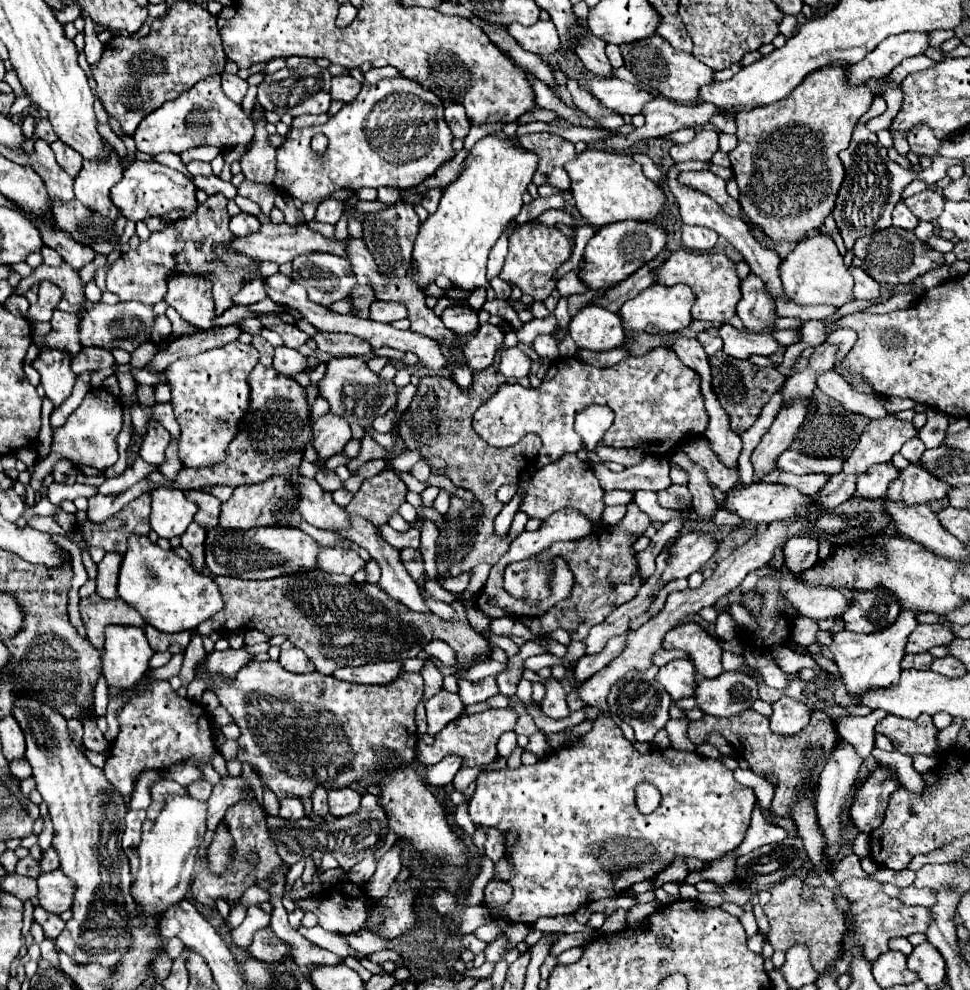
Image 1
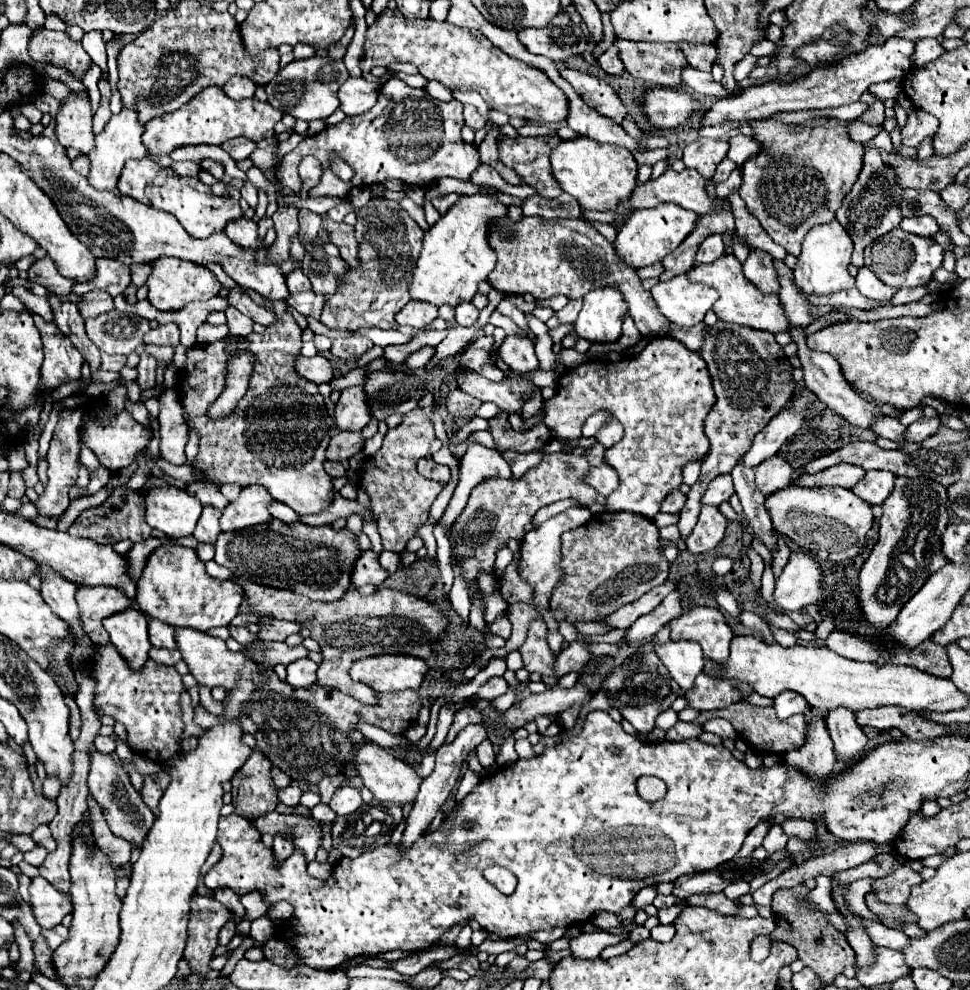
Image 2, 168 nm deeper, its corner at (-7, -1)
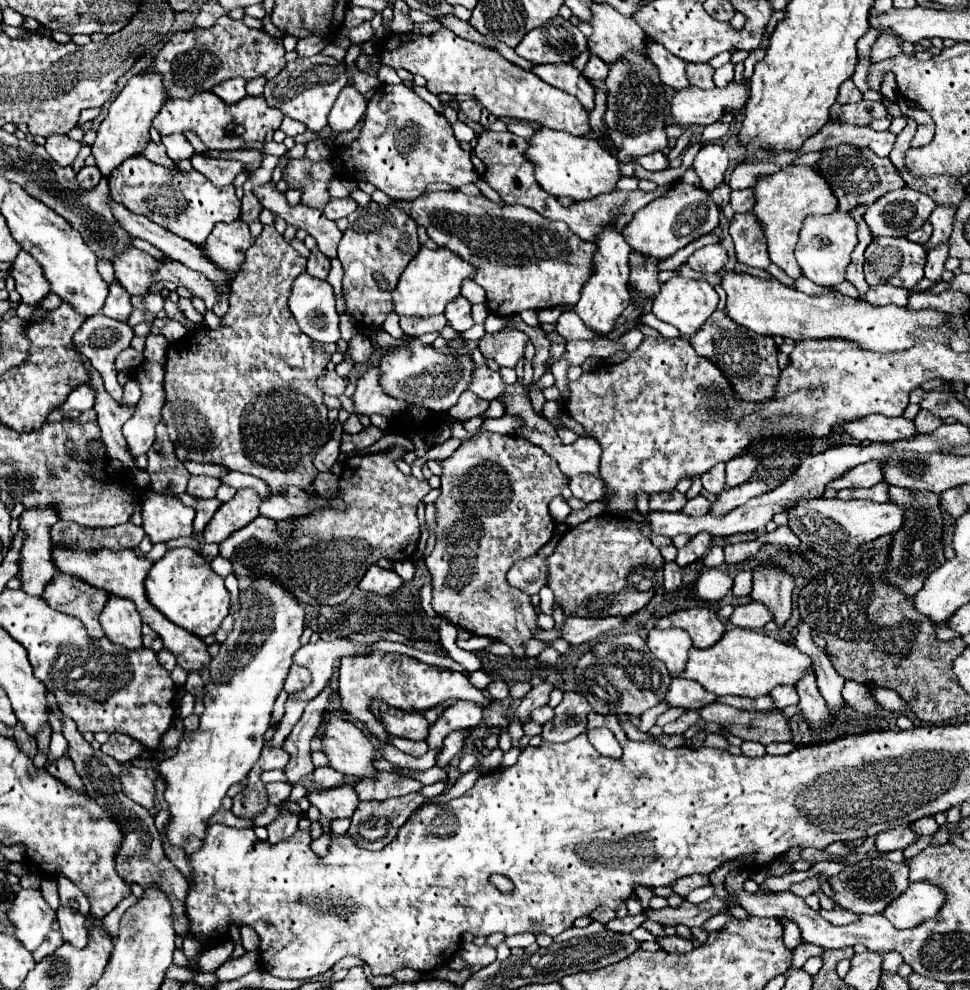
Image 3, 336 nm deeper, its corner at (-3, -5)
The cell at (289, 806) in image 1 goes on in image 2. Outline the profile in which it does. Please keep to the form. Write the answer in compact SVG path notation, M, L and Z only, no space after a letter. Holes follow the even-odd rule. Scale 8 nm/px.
M288 785L286 789L280 789L278 791L278 799L288 805L288 807L296 807L300 803L300 787L298 785Z

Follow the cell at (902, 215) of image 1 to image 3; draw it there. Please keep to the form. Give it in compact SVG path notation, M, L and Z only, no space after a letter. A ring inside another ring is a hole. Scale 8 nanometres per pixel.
M924 223L920 229L912 231L912 233L908 235L908 239L914 241L914 243L920 243L920 245L926 245L928 239L930 239L930 235L932 235L932 227L930 227L930 223Z

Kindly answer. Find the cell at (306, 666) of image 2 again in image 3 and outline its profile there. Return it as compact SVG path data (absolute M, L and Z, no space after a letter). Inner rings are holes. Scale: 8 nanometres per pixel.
M292 665L292 667L290 667L290 673L288 673L288 677L286 677L284 689L286 689L288 693L296 693L296 691L306 689L306 687L310 685L310 681L312 681L310 671L306 671L306 669L300 667L300 665Z

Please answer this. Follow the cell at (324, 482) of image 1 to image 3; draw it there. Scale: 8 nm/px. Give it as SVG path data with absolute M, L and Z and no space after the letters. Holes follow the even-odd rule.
M330 439L314 457L314 467L318 471L332 471L332 467L336 465L340 455L340 441L338 439Z

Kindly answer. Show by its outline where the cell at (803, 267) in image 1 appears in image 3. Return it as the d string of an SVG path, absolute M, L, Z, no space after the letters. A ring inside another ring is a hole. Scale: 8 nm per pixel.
M834 211L830 215L814 215L806 217L804 227L800 231L800 239L796 245L796 261L802 267L802 275L818 285L836 287L844 281L846 267L850 263L850 255L856 247L856 223L844 211Z

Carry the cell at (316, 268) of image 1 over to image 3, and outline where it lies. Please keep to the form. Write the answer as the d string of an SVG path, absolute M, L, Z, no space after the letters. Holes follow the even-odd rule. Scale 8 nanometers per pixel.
M312 253L312 255L308 257L308 269L306 269L308 275L312 275L312 277L316 277L316 279L320 279L320 281L326 281L328 271L330 271L330 261L328 261L326 255L322 255L322 253Z

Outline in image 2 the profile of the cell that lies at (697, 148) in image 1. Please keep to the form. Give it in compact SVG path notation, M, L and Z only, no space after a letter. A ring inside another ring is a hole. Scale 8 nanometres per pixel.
M698 137L694 143L690 143L684 149L682 161L686 163L688 169L700 171L704 179L712 179L718 163L726 157L726 153L728 153L728 143L726 141Z

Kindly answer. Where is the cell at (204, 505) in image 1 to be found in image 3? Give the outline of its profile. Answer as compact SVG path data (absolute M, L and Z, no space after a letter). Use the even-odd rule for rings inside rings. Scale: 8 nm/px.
M192 475L186 487L186 493L196 499L212 499L216 497L220 481L216 477L204 477L204 475Z

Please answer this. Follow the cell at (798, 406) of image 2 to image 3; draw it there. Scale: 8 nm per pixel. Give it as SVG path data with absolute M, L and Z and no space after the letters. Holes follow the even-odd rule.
M742 451L738 457L726 461L726 483L728 487L736 487L742 485L746 481L750 481L752 473L756 471L758 463L762 461L760 455L756 455L754 451Z

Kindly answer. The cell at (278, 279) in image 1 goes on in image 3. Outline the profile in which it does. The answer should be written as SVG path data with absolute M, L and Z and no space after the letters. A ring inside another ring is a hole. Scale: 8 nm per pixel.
M302 273L292 283L288 307L302 333L310 339L322 343L336 343L340 339L338 311L330 283L318 283L314 277Z

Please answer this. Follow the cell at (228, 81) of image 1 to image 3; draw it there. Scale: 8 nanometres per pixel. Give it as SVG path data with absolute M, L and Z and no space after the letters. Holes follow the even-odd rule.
M230 79L220 83L212 93L218 95L224 103L238 103L246 95L246 79Z

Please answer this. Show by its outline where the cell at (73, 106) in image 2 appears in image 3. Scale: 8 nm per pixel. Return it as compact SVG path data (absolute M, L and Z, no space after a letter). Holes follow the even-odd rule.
M54 133L54 135L50 135L50 137L46 139L46 145L44 145L44 147L46 147L48 155L50 155L56 163L60 163L60 165L70 165L70 163L76 159L76 155L78 155L82 143L70 139L70 137L64 135L64 133Z

